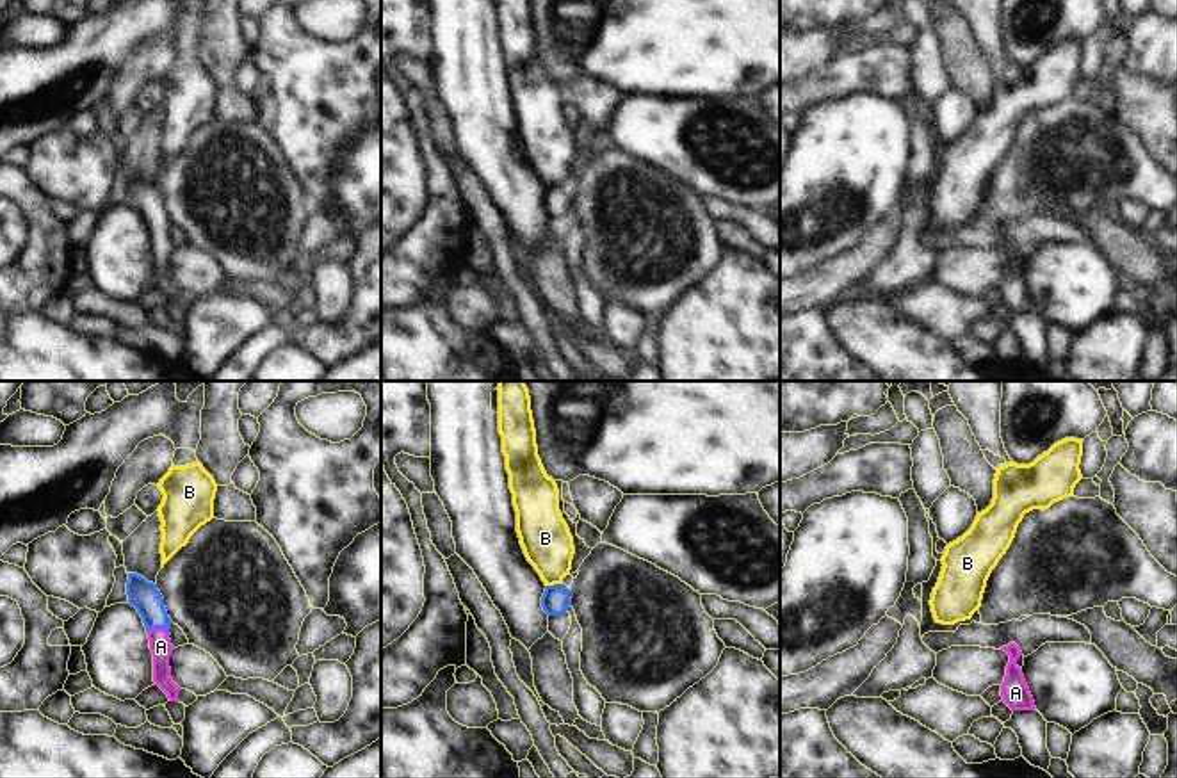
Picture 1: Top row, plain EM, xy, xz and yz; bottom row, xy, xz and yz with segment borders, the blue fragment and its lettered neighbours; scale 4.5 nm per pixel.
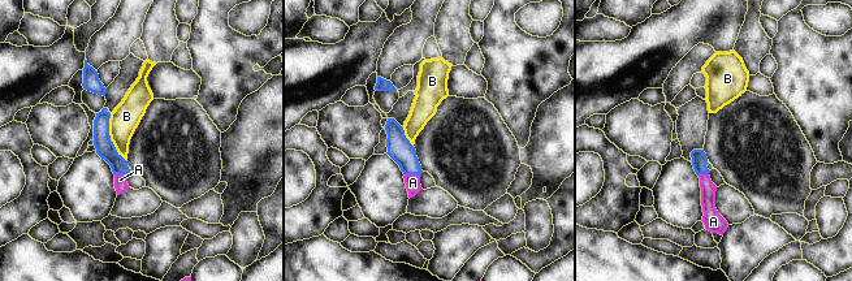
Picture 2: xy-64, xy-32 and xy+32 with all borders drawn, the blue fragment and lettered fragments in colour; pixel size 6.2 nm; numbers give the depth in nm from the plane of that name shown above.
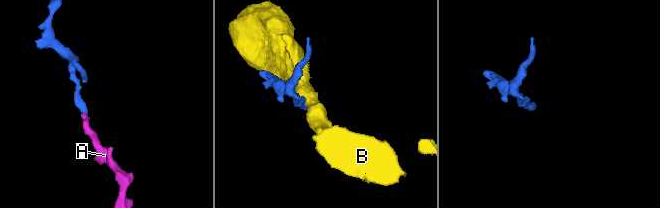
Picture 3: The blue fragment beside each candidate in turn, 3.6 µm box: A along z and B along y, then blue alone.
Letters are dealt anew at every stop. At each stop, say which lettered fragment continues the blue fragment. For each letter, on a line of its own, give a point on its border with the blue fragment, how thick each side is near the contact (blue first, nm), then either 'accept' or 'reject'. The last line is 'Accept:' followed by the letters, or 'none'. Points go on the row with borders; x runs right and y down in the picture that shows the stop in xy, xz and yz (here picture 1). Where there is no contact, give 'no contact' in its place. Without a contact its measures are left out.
A: xy (161, 627) | 140/100 nm | accept
B: xz (554, 584) | 130/220 nm | reject
Accept: A

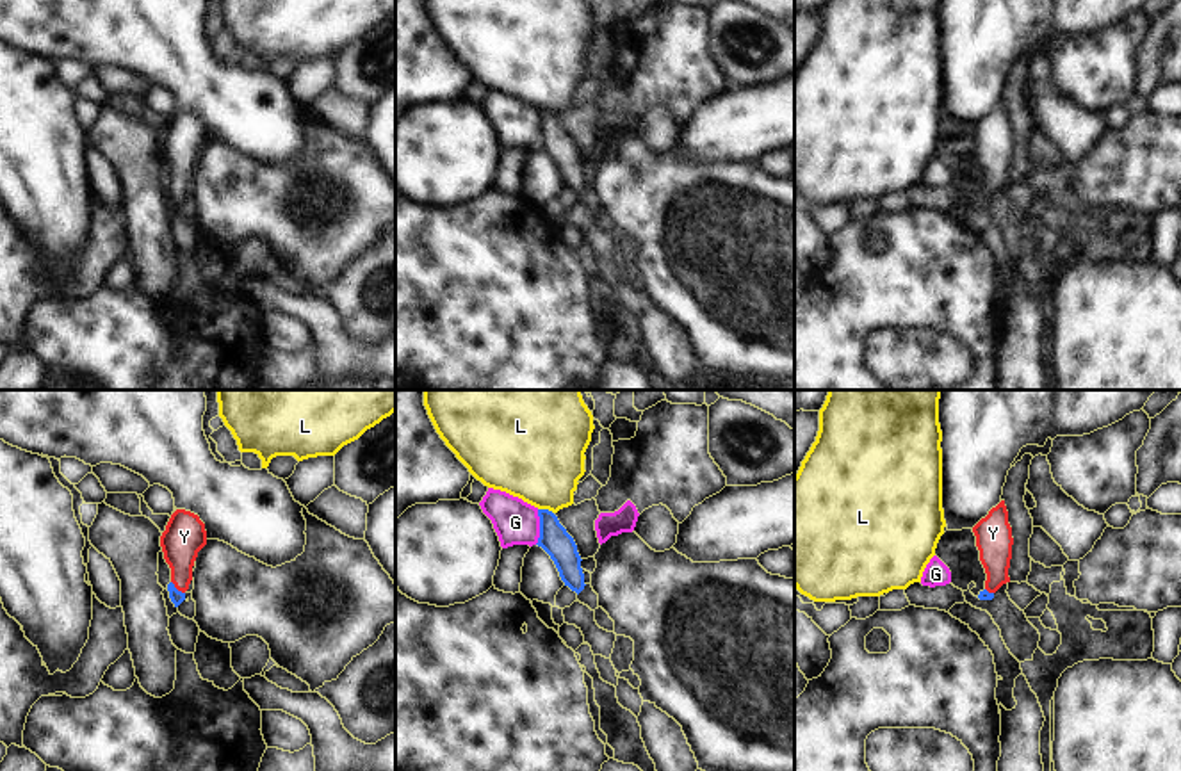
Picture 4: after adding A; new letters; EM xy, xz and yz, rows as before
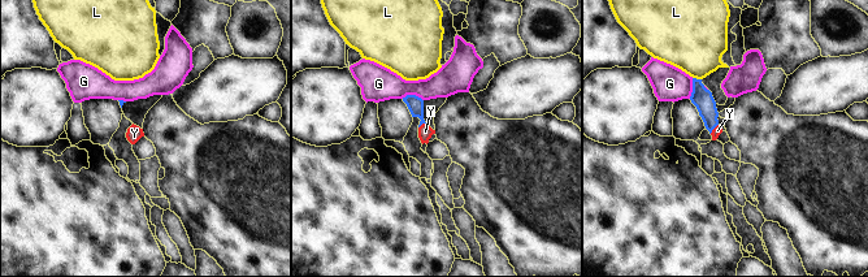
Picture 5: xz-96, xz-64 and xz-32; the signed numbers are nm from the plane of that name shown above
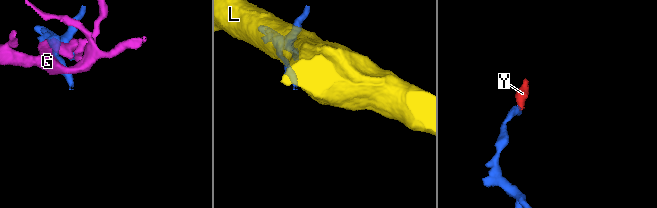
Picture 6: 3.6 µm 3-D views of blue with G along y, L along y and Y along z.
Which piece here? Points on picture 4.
G: xz (540, 527) | 140/200 nm | reject
L: xz (545, 510) | 140/420 nm | reject
Y: xy (175, 588) | 70/190 nm | accept
Accept: Y

